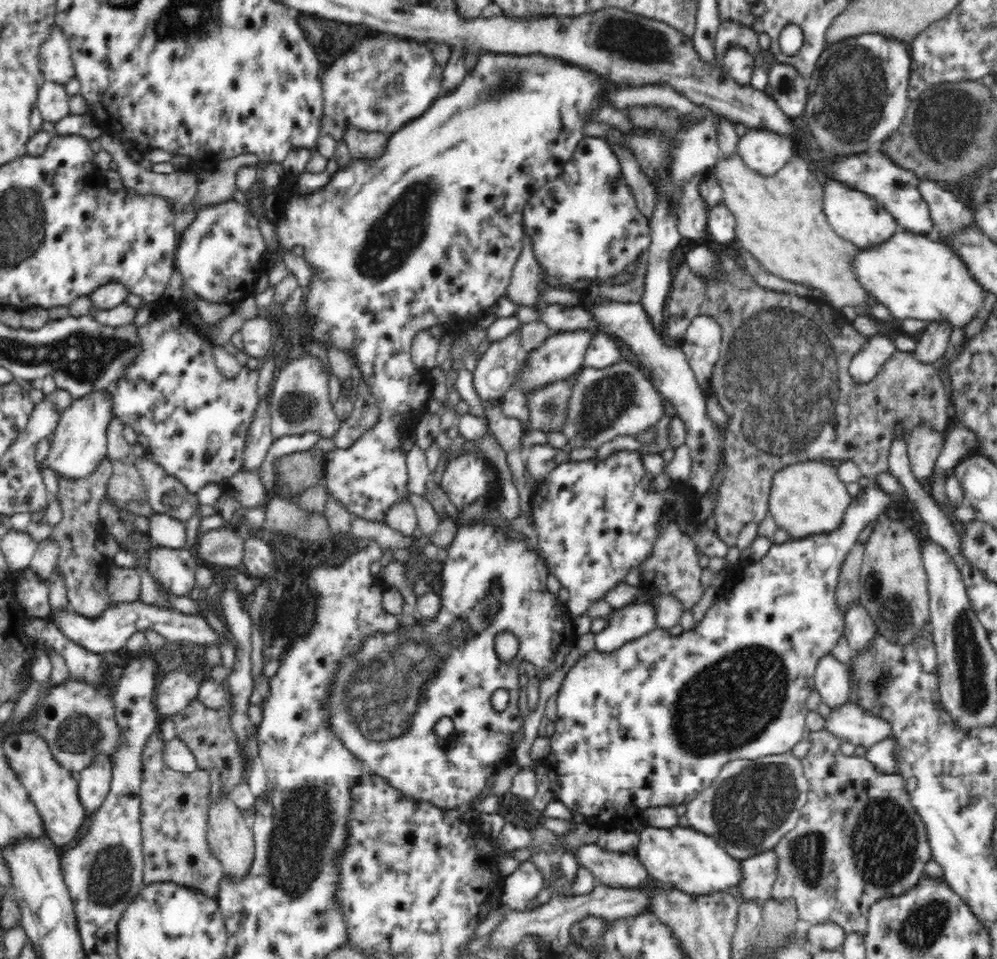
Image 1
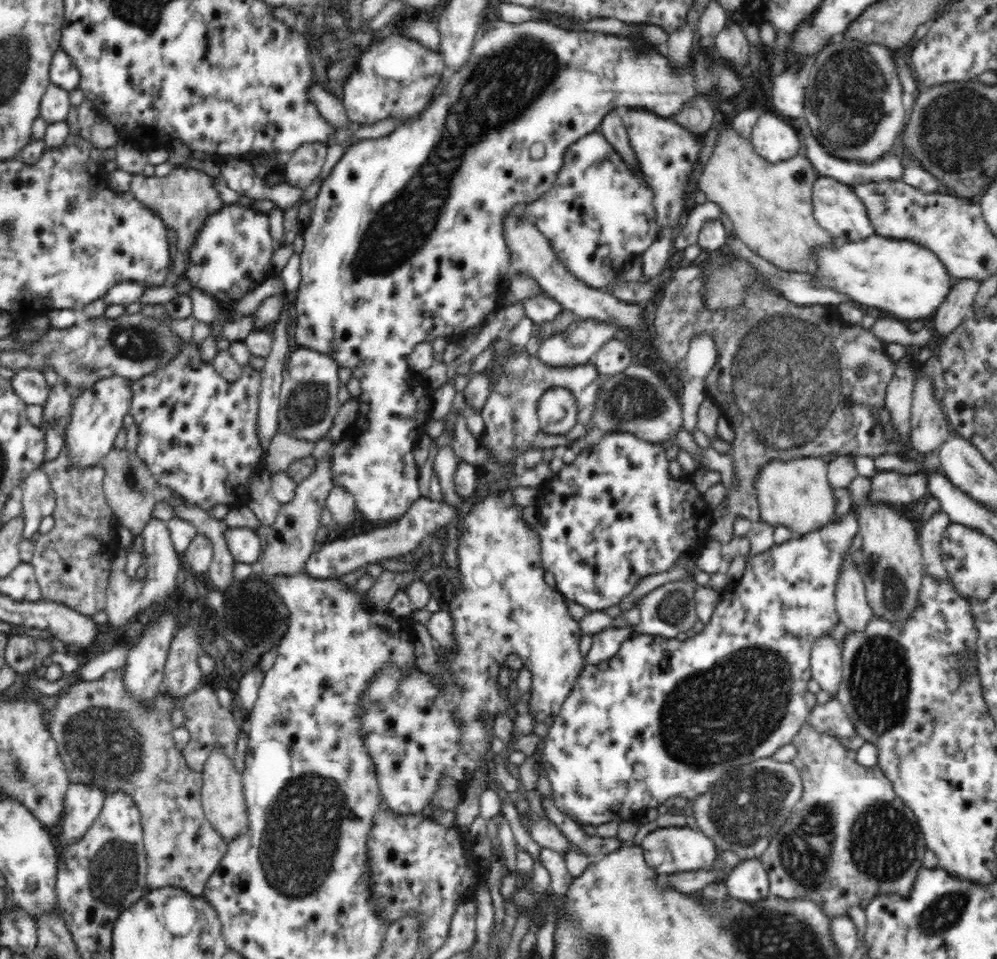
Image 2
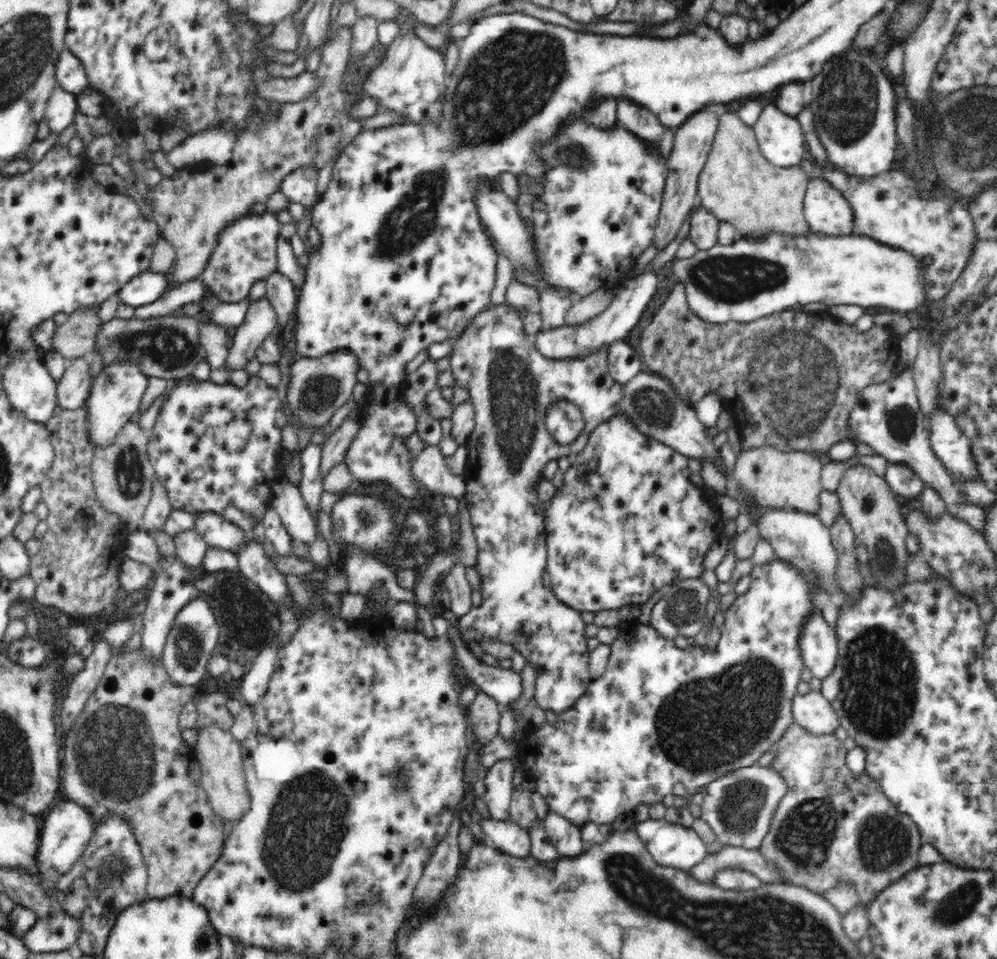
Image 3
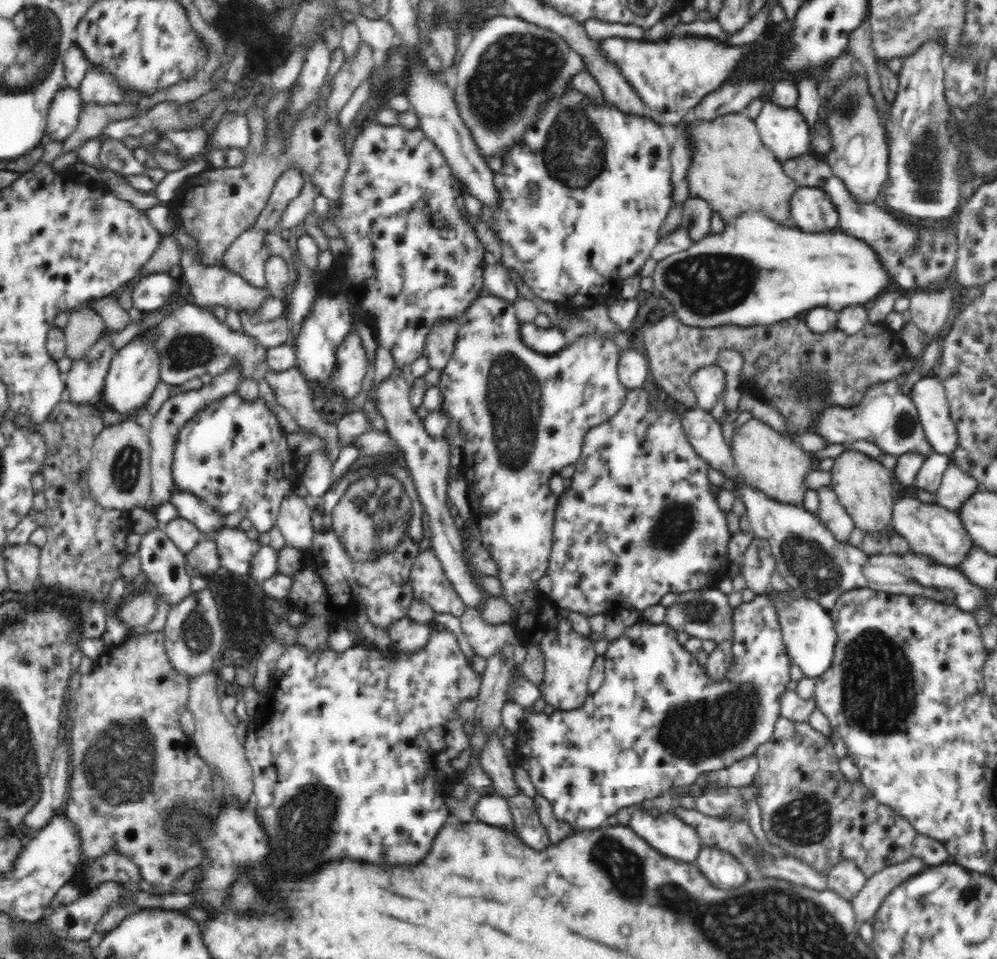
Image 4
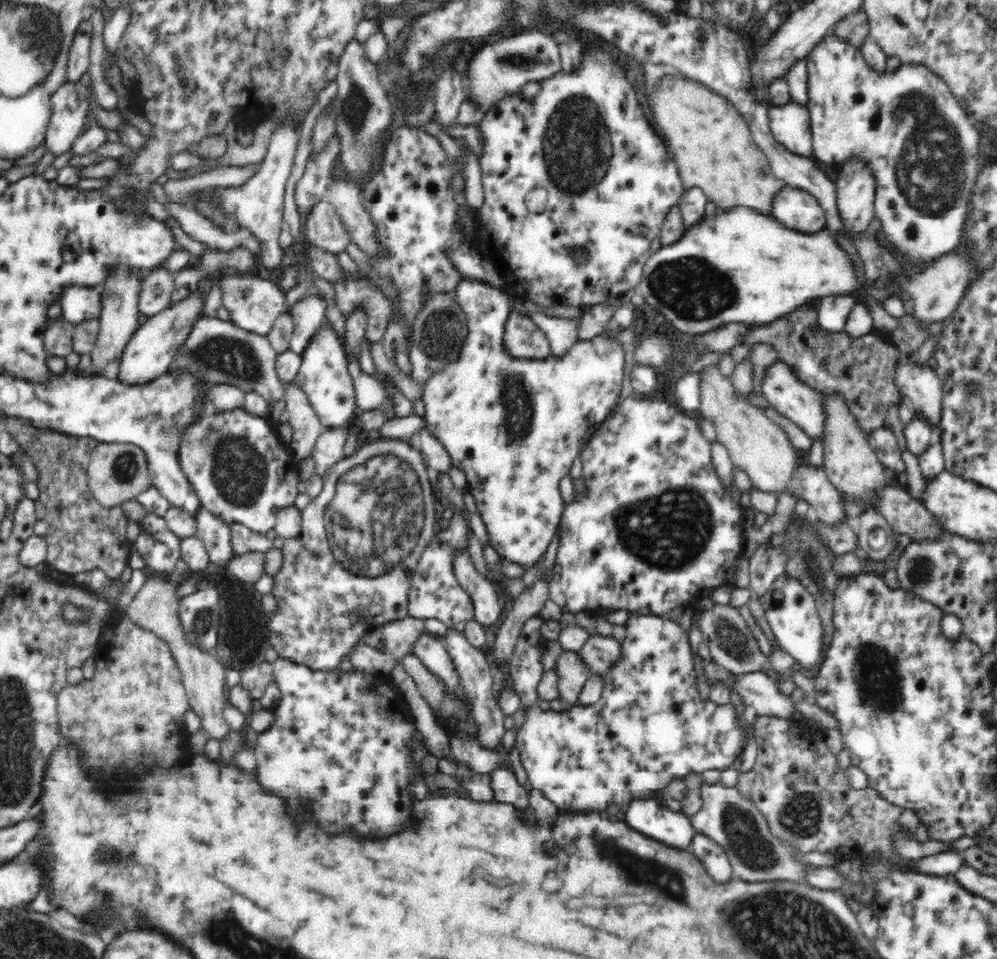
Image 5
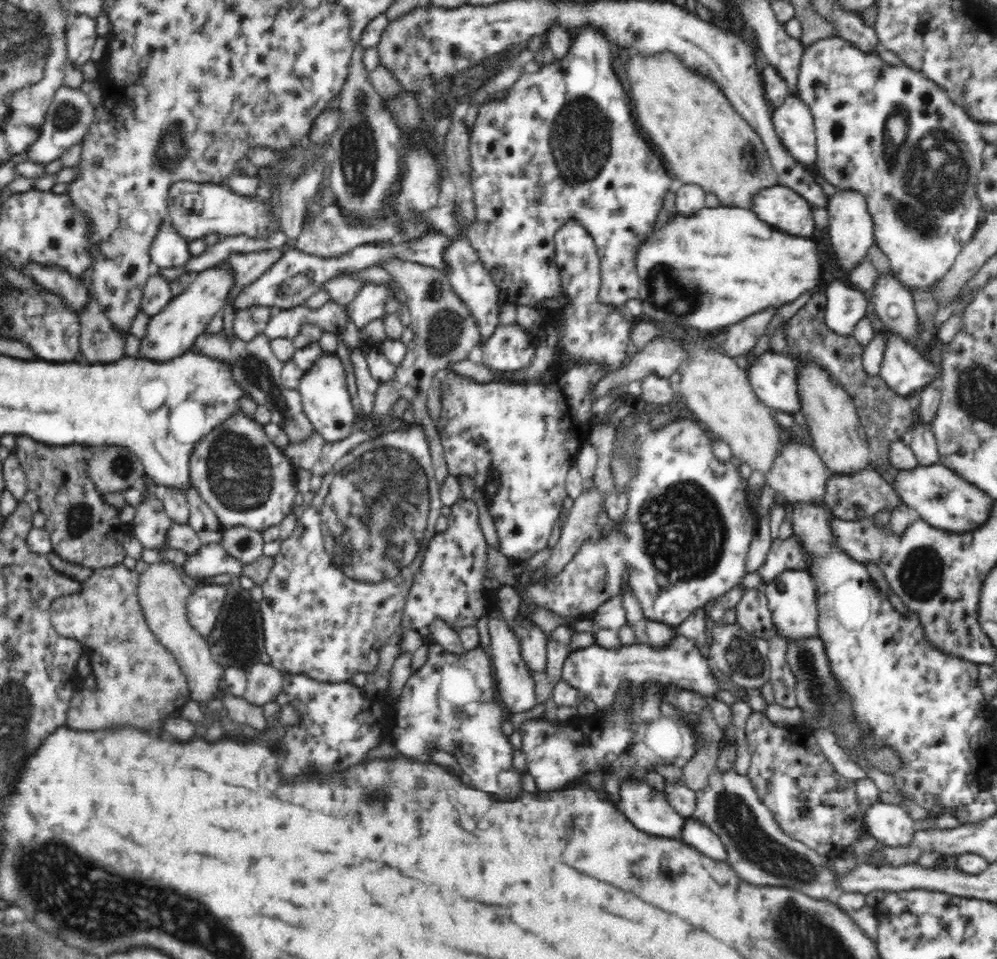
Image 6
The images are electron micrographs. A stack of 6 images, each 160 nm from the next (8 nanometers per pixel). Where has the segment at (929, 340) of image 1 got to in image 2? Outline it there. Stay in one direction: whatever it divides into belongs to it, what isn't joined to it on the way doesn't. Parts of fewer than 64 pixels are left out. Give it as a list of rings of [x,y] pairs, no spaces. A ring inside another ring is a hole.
[[[959,279],[949,290],[948,298],[934,314],[934,337],[947,337],[971,314],[971,305],[978,292],[978,281]]]

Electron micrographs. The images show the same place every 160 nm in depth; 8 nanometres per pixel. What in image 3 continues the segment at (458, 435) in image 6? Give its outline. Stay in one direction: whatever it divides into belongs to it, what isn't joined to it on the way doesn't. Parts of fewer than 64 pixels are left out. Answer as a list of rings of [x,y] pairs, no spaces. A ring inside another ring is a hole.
[[[507,303],[498,306],[498,308],[488,308],[488,310],[478,312],[478,314],[472,318],[472,322],[465,328],[464,332],[454,340],[453,353],[448,356],[449,362],[452,362],[452,372],[454,372],[454,376],[456,376],[458,386],[460,386],[460,388],[462,388],[462,386],[467,386],[468,399],[471,400],[471,403],[474,405],[476,419],[476,426],[474,427],[472,434],[470,434],[470,438],[468,438],[468,462],[462,477],[465,479],[466,488],[463,498],[465,499],[465,502],[468,503],[469,518],[473,527],[476,547],[478,547],[478,552],[476,552],[477,564],[474,567],[478,569],[480,575],[479,591],[482,600],[478,606],[472,606],[472,609],[468,610],[466,614],[462,614],[462,616],[458,617],[457,624],[459,626],[458,630],[460,631],[460,635],[468,644],[474,641],[482,646],[482,642],[502,642],[510,644],[517,650],[527,660],[527,664],[530,664],[532,669],[534,669],[534,673],[536,673],[535,692],[533,696],[536,706],[544,712],[546,710],[553,710],[558,713],[570,708],[570,706],[574,705],[574,702],[578,701],[578,698],[586,692],[588,684],[590,684],[590,680],[592,679],[589,673],[590,652],[587,648],[587,639],[584,636],[584,626],[586,626],[586,623],[584,623],[584,620],[580,617],[580,612],[565,605],[562,601],[557,600],[551,587],[546,587],[542,583],[542,575],[547,566],[547,531],[545,530],[544,517],[546,506],[537,498],[536,491],[532,491],[532,486],[536,484],[536,478],[540,478],[540,472],[544,470],[544,466],[546,466],[548,460],[556,460],[556,458],[560,458],[561,456],[575,456],[581,450],[584,450],[588,438],[576,438],[576,440],[573,440],[570,444],[565,445],[556,442],[546,430],[544,414],[546,414],[546,408],[548,408],[552,402],[562,400],[563,398],[564,400],[573,402],[580,409],[580,412],[584,417],[584,422],[586,422],[586,426],[588,426],[588,430],[594,430],[599,424],[606,422],[610,417],[616,415],[616,412],[618,412],[618,407],[616,406],[619,406],[623,390],[622,385],[619,382],[616,382],[616,379],[612,378],[612,375],[608,372],[608,367],[606,366],[606,345],[595,352],[582,356],[582,358],[558,360],[546,358],[535,347],[534,341],[526,337],[522,315],[523,314],[518,314],[518,309],[515,309],[514,307],[510,308],[510,305]]]

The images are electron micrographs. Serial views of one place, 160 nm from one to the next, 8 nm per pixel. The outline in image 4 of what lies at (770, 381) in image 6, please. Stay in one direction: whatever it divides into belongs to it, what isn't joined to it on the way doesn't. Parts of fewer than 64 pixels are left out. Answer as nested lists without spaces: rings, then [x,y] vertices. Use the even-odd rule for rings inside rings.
[[[896,381],[870,386],[858,406],[826,408],[814,427],[816,430],[813,432],[828,442],[845,444],[866,440],[878,445],[884,454],[890,456],[899,457],[907,452],[916,452],[926,458],[933,450],[925,437],[911,393],[904,393]]]

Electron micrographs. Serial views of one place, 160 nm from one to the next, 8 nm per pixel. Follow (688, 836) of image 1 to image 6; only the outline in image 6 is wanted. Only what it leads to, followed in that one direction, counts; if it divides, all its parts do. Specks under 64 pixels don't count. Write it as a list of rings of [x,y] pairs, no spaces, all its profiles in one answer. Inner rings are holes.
[[[625,782],[620,785],[620,810],[626,818],[646,834],[682,840],[686,817],[678,814],[665,793],[658,792],[645,782]]]

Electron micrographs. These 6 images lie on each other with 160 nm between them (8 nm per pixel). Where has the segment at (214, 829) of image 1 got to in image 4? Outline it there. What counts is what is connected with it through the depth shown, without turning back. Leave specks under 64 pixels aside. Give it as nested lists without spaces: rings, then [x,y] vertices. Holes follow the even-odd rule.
[[[200,674],[200,678],[190,680],[190,700],[187,708],[193,712],[196,721],[196,730],[191,735],[192,742],[196,745],[197,753],[203,758],[209,766],[214,776],[219,776],[226,782],[227,789],[236,794],[236,799],[240,803],[247,803],[250,797],[253,797],[253,774],[250,763],[245,755],[245,748],[236,737],[235,726],[224,716],[223,710],[220,710],[220,700],[216,696],[216,674]]]

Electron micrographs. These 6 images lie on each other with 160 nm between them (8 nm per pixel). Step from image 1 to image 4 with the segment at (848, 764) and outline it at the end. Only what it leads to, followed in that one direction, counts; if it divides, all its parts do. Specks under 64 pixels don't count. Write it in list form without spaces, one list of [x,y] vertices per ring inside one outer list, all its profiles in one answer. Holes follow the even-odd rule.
[[[781,716],[776,721],[772,738],[761,744],[754,755],[759,762],[753,782],[761,788],[757,804],[761,810],[762,828],[770,844],[782,850],[784,856],[800,859],[826,876],[840,861],[852,859],[866,875],[866,880],[883,868],[913,857],[912,843],[919,832],[892,807],[880,804],[861,780],[846,781],[839,767],[840,758],[834,752],[834,743],[809,723]]]

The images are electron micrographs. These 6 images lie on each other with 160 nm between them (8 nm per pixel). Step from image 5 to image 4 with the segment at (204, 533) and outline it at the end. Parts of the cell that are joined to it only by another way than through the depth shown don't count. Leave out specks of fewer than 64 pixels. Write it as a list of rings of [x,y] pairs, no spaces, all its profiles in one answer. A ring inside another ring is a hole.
[[[227,527],[222,528],[214,540],[224,569],[238,575],[252,576],[252,559],[261,547],[257,541],[249,538],[240,528]]]

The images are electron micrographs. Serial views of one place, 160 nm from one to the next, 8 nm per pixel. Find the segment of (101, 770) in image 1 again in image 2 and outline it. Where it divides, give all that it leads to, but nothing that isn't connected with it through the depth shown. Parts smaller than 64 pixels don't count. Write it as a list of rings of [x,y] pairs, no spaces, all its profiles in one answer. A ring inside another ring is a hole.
[[[70,784],[63,802],[63,819],[58,840],[61,846],[71,846],[92,826],[99,816],[106,793],[102,787]]]

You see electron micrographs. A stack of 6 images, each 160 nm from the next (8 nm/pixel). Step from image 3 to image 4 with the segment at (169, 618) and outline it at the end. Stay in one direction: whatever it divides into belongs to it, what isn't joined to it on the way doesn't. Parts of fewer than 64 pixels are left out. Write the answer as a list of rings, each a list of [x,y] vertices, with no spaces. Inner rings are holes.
[[[163,527],[152,530],[142,536],[140,548],[136,554],[142,564],[143,572],[156,589],[156,599],[167,603],[170,608],[181,603],[188,595],[192,594],[190,576],[186,571],[187,560],[182,551],[174,545],[165,534]]]

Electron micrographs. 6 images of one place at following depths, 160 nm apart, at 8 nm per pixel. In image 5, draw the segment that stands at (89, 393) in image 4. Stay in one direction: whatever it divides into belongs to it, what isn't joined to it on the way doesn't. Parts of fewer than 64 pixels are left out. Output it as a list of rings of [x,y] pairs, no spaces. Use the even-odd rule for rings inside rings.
[[[118,269],[107,276],[103,284],[102,294],[102,312],[98,318],[99,331],[94,342],[94,348],[90,352],[91,368],[96,369],[96,373],[104,374],[106,366],[110,362],[116,362],[124,352],[125,346],[131,340],[132,334],[139,328],[138,325],[138,298],[141,290],[141,284],[136,271],[126,271]]]

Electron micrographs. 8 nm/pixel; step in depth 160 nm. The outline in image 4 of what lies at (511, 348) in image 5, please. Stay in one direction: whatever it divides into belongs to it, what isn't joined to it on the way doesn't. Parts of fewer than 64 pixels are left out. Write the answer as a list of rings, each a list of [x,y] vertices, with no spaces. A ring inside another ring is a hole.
[[[533,322],[521,323],[520,328],[522,340],[536,352],[553,355],[568,346],[566,332],[559,328],[540,328]]]

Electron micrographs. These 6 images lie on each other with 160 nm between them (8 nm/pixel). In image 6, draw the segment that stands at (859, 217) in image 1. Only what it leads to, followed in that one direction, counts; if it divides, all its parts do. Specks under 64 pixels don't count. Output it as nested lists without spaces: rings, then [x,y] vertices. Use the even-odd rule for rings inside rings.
[[[776,185],[759,190],[752,209],[764,222],[796,236],[810,236],[816,230],[813,205],[787,186]]]

